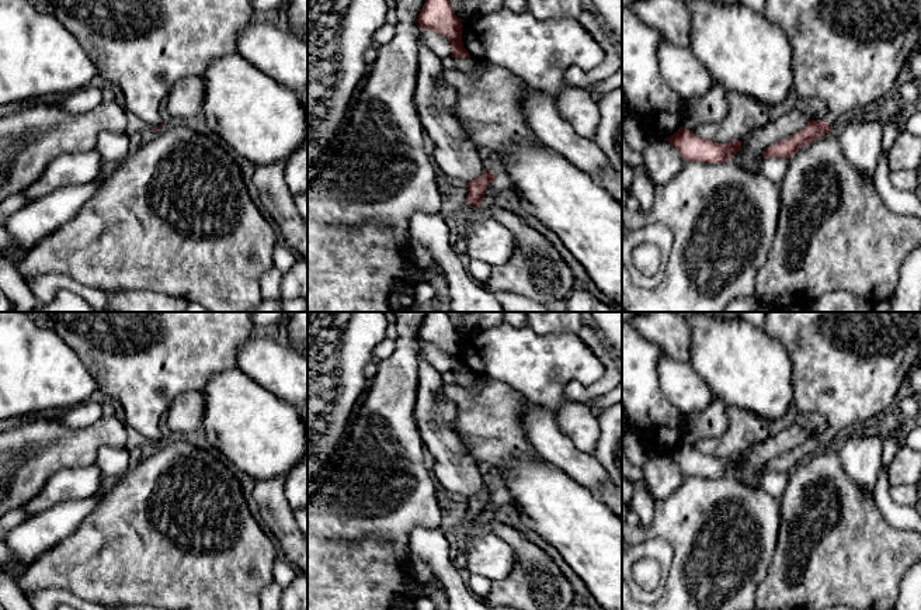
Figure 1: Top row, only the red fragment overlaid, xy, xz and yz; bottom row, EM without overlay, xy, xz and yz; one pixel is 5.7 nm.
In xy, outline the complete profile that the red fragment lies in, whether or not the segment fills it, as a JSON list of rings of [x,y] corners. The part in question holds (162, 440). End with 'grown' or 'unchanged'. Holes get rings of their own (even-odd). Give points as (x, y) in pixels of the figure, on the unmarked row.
[[[24,312],[38,326],[55,332],[84,364],[98,389],[117,402],[125,413],[125,426],[149,439],[154,447],[163,436],[159,420],[183,392],[204,389],[208,379],[236,367],[241,343],[261,332],[251,320],[253,312]]]; grown

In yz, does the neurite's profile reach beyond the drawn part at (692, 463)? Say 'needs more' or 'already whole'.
already whole

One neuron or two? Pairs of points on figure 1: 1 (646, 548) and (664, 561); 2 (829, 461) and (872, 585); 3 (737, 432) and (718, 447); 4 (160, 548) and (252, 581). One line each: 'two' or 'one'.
1: one
2: one
3: one
4: one

